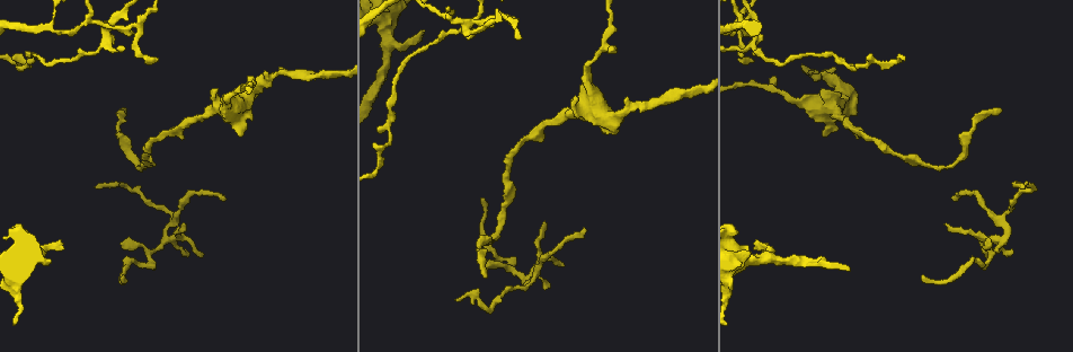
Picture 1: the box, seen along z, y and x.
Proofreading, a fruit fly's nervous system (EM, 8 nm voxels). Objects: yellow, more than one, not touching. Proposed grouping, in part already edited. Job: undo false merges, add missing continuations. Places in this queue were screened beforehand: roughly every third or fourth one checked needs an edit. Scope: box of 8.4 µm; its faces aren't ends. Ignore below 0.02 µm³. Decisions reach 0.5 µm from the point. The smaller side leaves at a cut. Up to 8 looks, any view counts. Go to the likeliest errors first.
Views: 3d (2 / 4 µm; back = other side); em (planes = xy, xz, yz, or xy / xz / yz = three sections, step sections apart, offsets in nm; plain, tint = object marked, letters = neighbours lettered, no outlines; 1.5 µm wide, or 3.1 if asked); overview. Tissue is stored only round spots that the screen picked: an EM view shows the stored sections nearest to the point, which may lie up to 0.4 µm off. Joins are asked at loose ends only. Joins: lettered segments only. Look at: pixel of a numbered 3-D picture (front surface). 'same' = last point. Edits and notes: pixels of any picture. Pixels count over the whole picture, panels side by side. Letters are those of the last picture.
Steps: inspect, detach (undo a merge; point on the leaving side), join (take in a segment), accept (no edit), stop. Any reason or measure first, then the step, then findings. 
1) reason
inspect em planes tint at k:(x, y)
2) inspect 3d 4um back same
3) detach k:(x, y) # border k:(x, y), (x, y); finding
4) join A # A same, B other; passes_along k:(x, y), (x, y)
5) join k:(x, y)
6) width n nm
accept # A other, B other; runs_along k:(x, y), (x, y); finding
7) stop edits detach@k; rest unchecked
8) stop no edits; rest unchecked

branch stops here
inspect 3d 4um at 1:(755, 241)

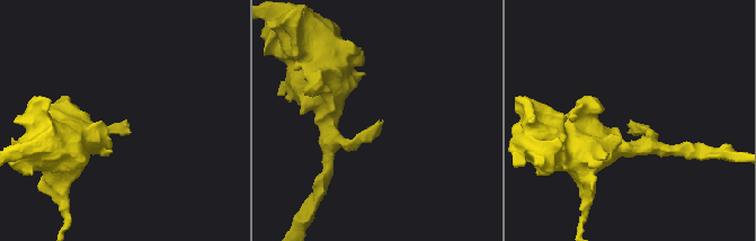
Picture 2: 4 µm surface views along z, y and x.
inspect em planes plain at 2:(380, 123)

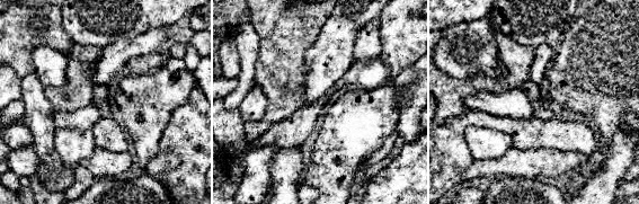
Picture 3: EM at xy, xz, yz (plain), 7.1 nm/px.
inspect em planes letters same

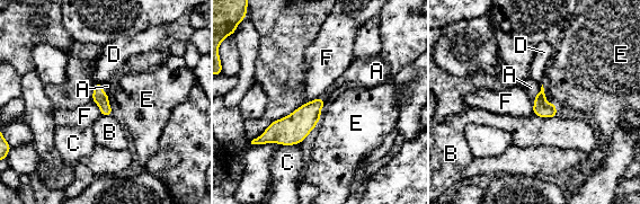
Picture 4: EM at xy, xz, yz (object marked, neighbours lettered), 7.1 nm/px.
width 100 nm
join A # A same, B other, C other, D other, E other, F other; passes_along 4:(100, 98), (105, 94), (107, 86); it goes on there

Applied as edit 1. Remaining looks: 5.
redraw
inspect overview

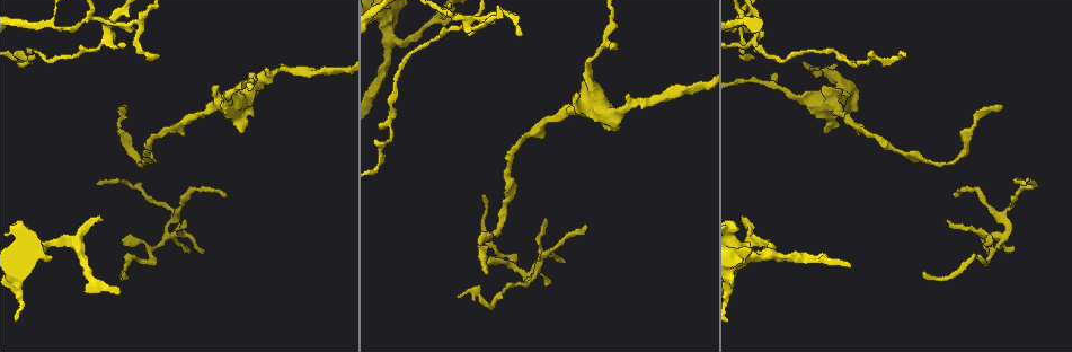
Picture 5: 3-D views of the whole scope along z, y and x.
an open end
inspect em planes letters at 5:(242, 132)

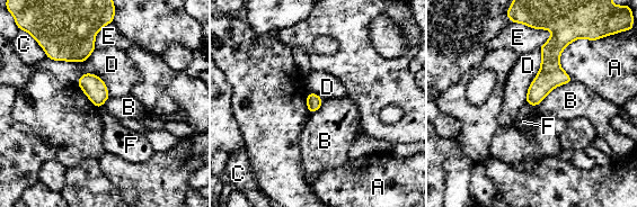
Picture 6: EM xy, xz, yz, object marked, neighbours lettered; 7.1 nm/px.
accept # A other, B other, C other, D other, E other, F other; border 6:(572, 80), (556, 86), (534, 107); no lettered segment goes on from it

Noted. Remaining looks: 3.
abrupt turn
inspect em yz step 4 tint at 5:(460, 17)

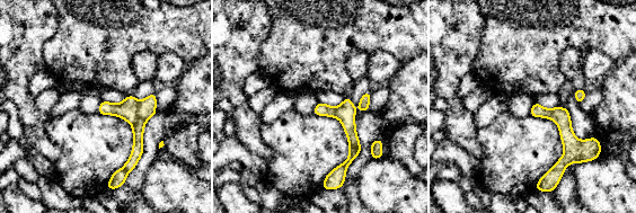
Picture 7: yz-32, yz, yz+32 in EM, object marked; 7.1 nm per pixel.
inspect em xy step 4 letters same

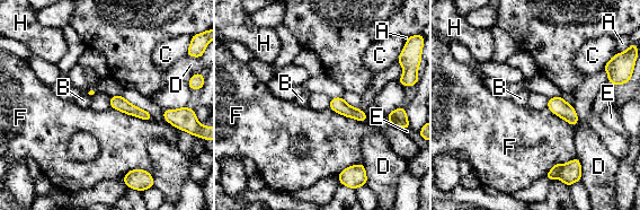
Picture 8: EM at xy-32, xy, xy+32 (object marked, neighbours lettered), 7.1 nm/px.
detach 8:(556, 169) # A other, B other, C other, D other, E other, F other, H other; border 8:(563, 165), (559, 172); two neurons meet here

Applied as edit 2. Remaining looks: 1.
stop edits join@4, detach@8; rest unchecked

